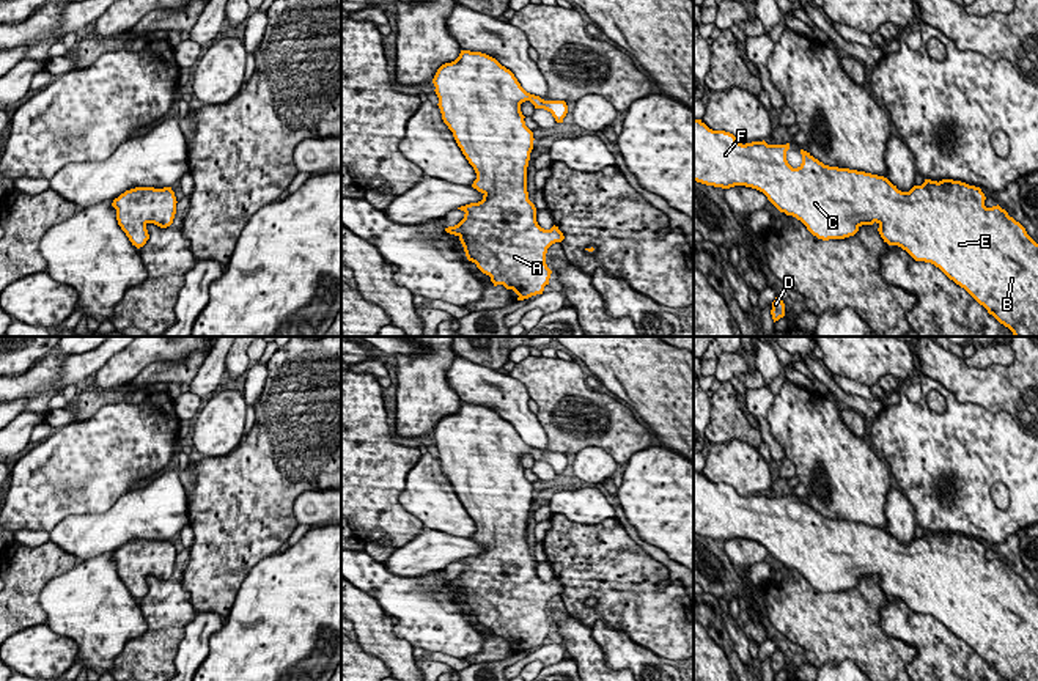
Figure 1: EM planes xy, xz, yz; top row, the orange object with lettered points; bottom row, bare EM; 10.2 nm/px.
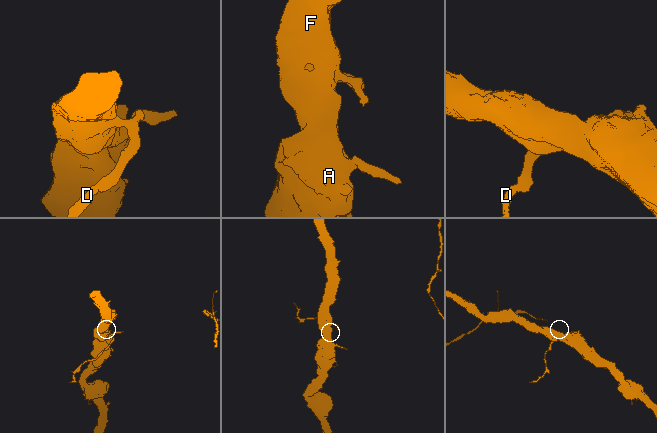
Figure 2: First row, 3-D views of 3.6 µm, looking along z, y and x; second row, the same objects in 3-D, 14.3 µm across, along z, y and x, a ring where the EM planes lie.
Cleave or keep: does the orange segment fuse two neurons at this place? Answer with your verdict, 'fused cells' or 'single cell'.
single cell

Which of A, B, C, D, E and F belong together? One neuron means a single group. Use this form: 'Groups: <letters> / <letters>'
Groups: A B C D E F

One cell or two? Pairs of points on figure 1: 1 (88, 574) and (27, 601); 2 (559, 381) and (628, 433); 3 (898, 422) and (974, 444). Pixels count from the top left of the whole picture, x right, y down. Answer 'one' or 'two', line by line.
1: two
2: one
3: one

